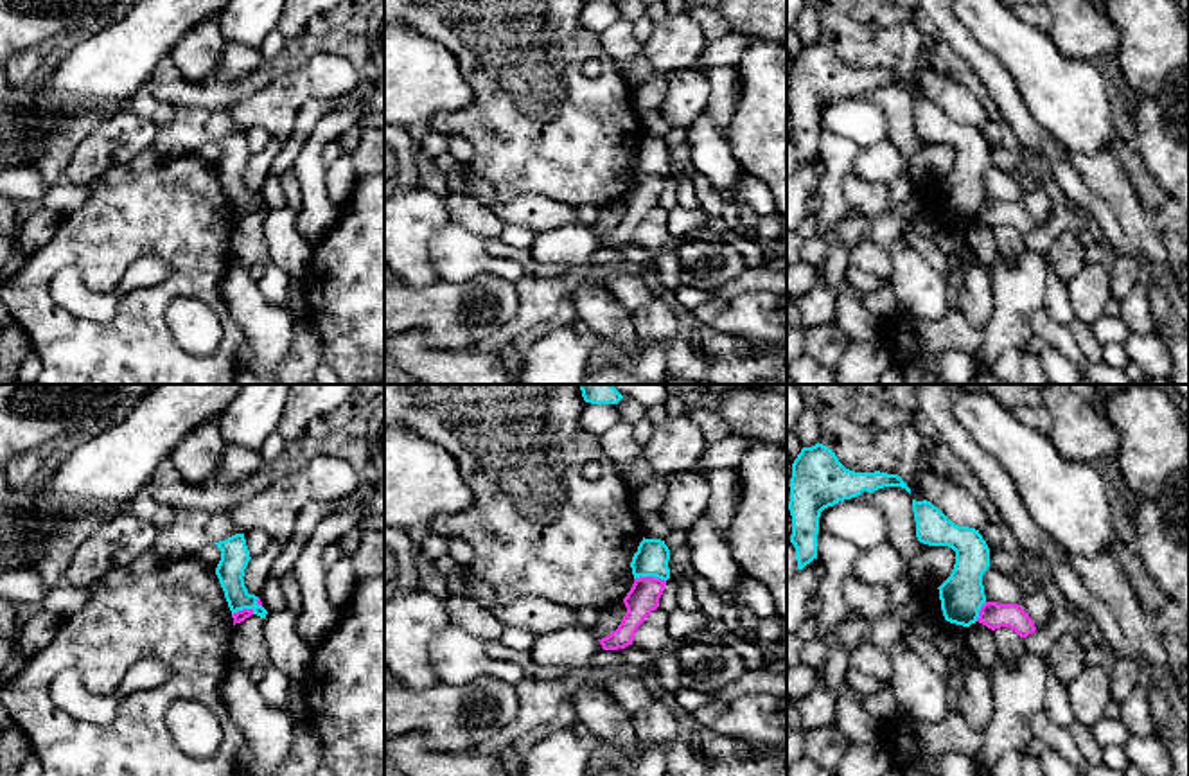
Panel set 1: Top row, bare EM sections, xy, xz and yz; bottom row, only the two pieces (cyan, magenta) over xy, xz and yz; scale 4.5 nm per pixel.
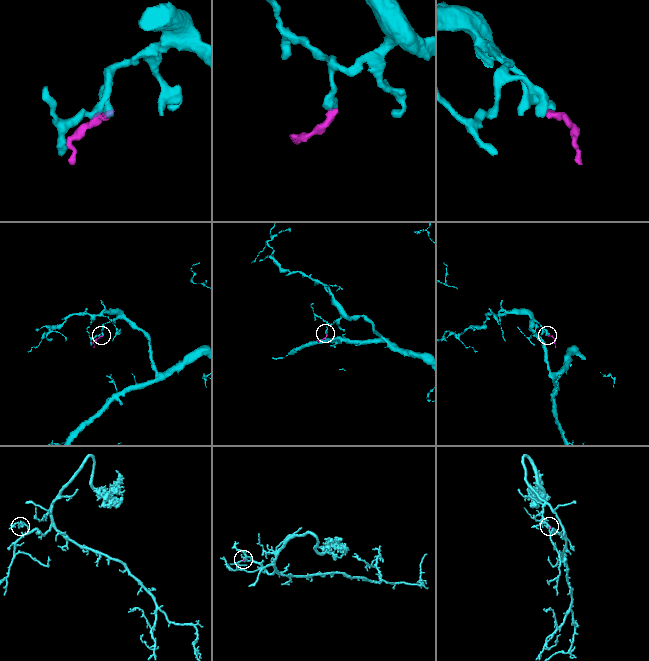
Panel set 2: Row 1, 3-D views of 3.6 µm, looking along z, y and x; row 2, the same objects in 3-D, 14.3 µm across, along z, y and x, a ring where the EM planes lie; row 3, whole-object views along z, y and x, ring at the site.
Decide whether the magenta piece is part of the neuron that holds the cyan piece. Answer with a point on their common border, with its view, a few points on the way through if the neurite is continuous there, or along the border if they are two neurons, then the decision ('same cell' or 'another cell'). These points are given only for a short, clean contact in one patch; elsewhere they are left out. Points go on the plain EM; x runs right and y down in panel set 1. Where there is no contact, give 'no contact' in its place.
contact xz (651, 173); border xz (634, 175), (660, 175), (665, 178); another cell

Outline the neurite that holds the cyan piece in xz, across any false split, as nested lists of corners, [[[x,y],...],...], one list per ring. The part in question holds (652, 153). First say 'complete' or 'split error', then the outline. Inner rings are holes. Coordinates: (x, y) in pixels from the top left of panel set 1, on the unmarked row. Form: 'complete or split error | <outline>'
complete | [[[645,137],[639,140],[638,149],[632,154],[630,165],[634,176],[656,174],[661,178],[670,176],[670,147],[661,137]]]

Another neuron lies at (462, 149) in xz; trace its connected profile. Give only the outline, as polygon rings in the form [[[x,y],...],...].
[[[453,135],[449,137],[447,153],[451,153],[458,163],[469,163],[474,156],[474,147],[463,137]]]

